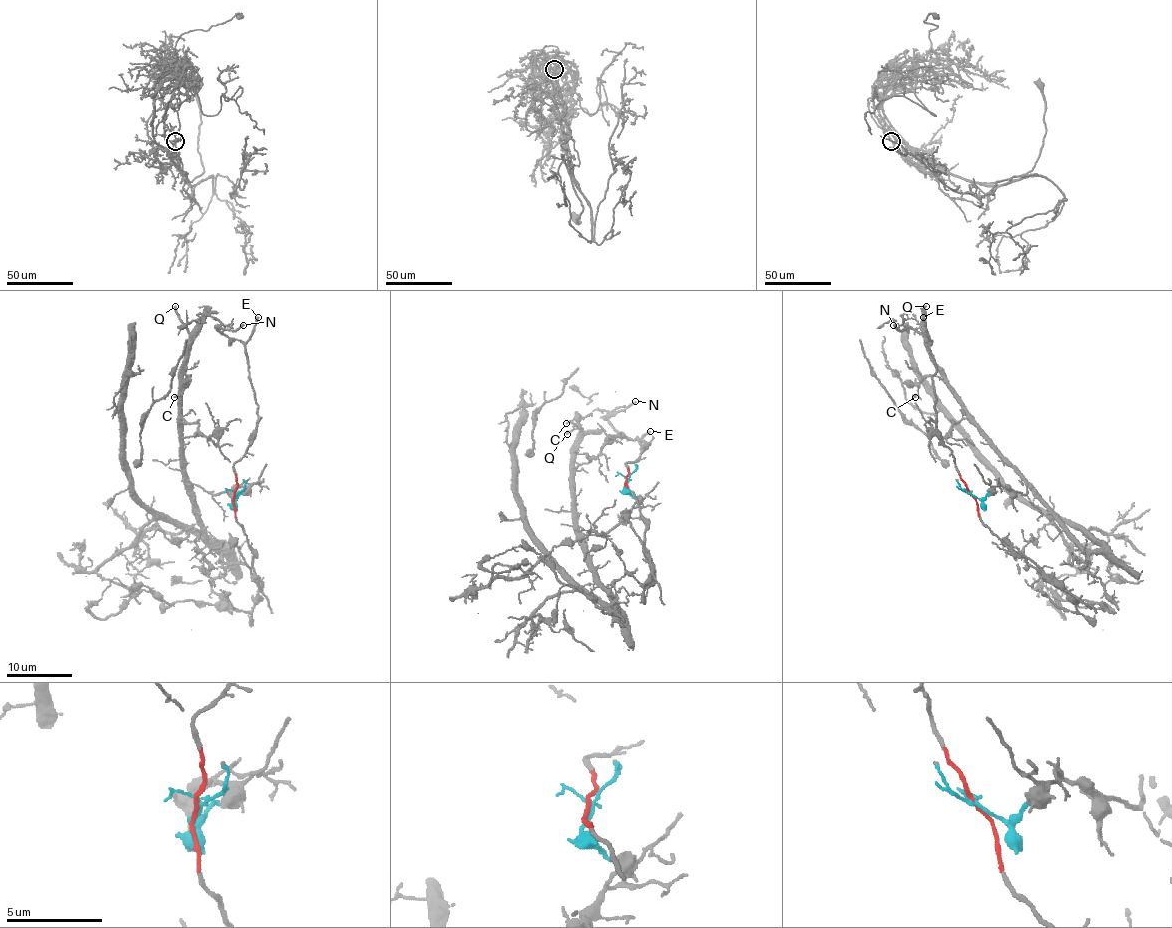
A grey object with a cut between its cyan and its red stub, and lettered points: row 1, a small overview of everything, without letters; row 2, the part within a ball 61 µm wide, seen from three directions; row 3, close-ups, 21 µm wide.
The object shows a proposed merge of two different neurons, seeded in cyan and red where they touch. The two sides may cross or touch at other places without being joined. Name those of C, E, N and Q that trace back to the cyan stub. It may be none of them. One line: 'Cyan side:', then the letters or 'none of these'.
Cyan side: C, Q

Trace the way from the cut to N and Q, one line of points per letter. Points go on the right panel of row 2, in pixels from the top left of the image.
N: (972, 494), (937, 429), (932, 378), (935, 361), (929, 348), (930, 342), (912, 328), (898, 330), (893, 325)
Q: (972, 494), (983, 499), (1001, 486), (1024, 494), (1027, 484), (965, 407), (934, 360), (921, 325), (926, 305)

